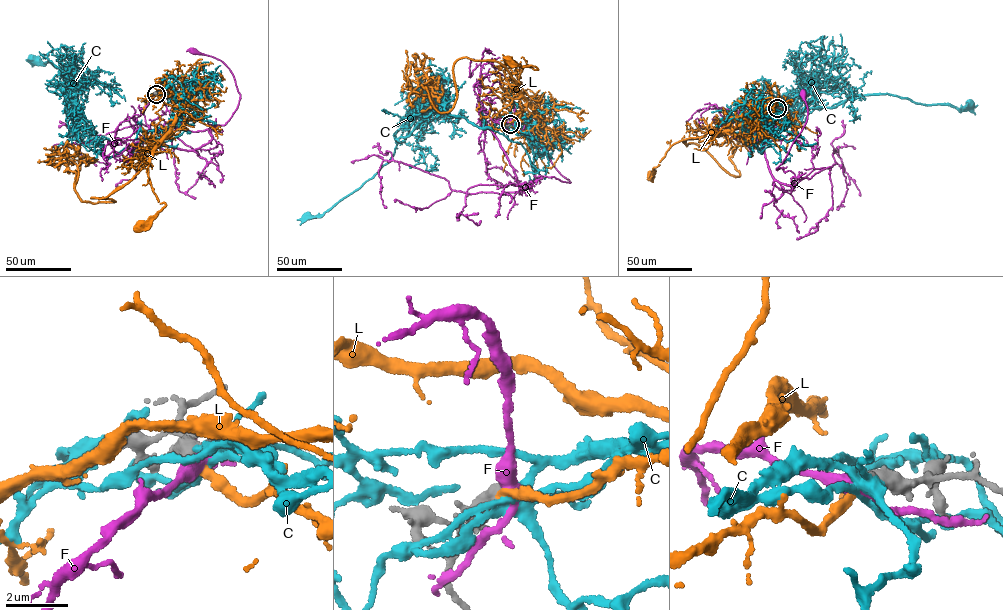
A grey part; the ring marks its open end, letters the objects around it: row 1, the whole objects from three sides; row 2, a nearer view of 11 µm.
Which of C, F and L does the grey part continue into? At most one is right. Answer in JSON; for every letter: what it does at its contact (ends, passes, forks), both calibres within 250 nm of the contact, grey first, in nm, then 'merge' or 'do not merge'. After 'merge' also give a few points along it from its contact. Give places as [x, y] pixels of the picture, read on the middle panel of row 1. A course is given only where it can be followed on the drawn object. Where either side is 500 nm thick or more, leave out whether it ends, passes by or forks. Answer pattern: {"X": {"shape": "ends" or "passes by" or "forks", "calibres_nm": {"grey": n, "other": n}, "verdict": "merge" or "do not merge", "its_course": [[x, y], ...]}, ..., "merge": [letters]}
{"C": {"calibres_nm": {"grey": 650, "other": 400}, "verdict": "do not merge"}, "F": {"calibres_nm": {"grey": 600, "other": 360}, "verdict": "do not merge"}, "L": {"calibres_nm": {"grey": 600, "other": 240}, "verdict": "merge", "its_course": [[510, 124], [531, 124], [539, 119], [518, 83], [523, 67], [537, 68], [521, 67], [508, 59]]}, "merge": ["L"]}

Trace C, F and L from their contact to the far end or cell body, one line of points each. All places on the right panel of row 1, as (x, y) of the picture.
C: (777, 108), (756, 139), (759, 151), (777, 114), (886, 93), (926, 105), (970, 103)
F: (777, 108), (793, 130), (764, 155), (791, 185), (794, 173), (776, 168), (807, 119), (803, 94)
L: (777, 108), (765, 109), (730, 130), (676, 142), (654, 168), (655, 173), (651, 178), (650, 175)

